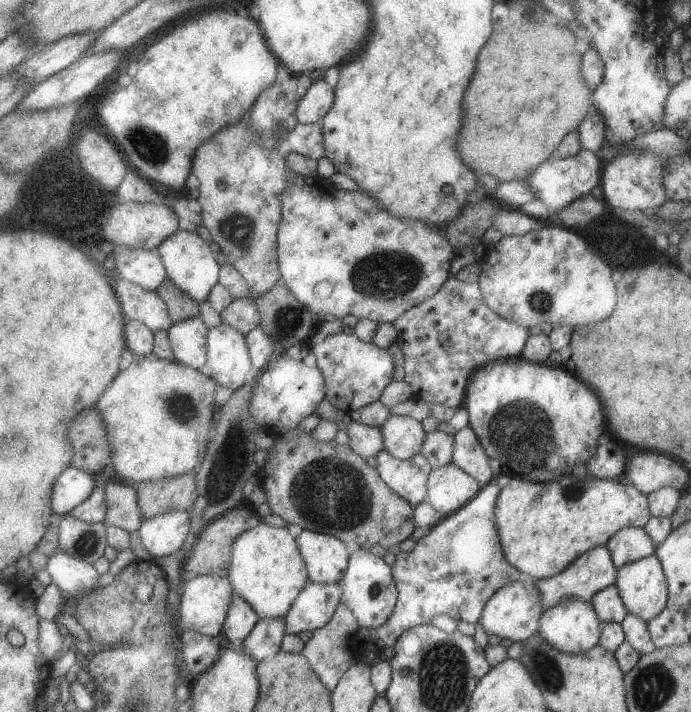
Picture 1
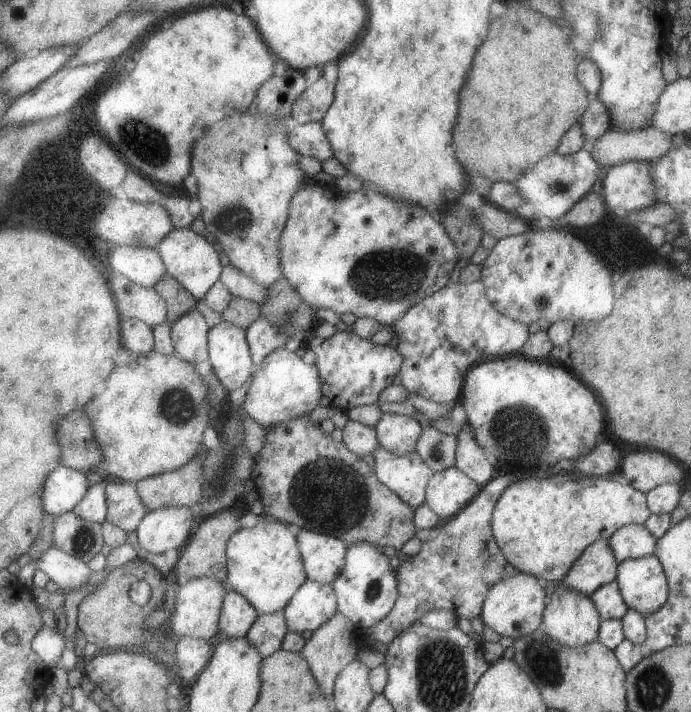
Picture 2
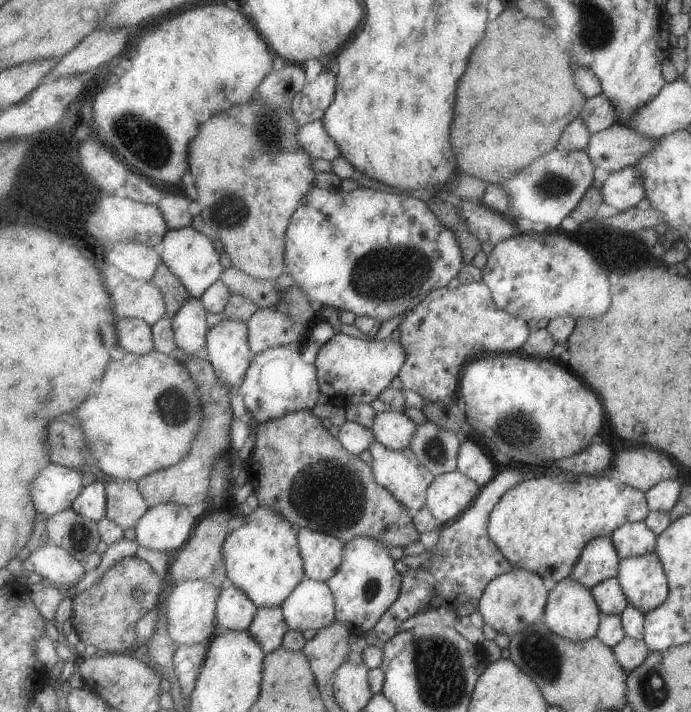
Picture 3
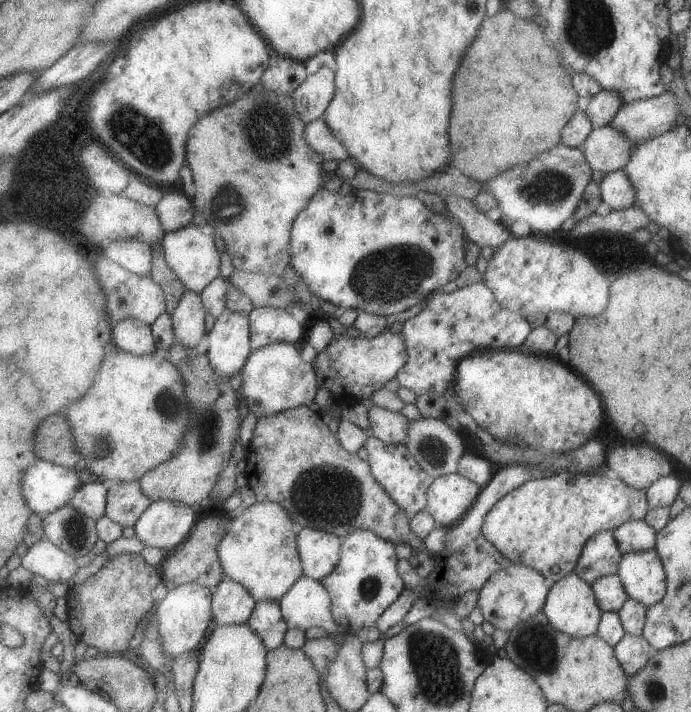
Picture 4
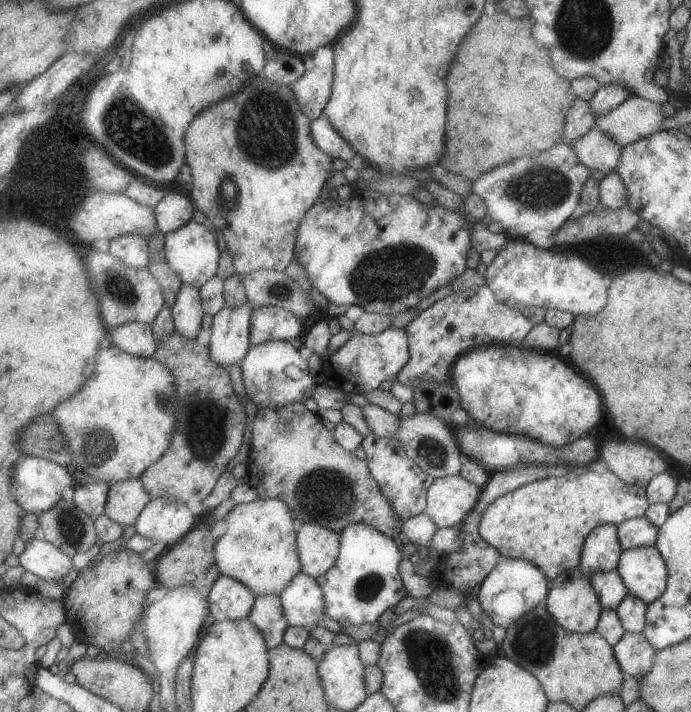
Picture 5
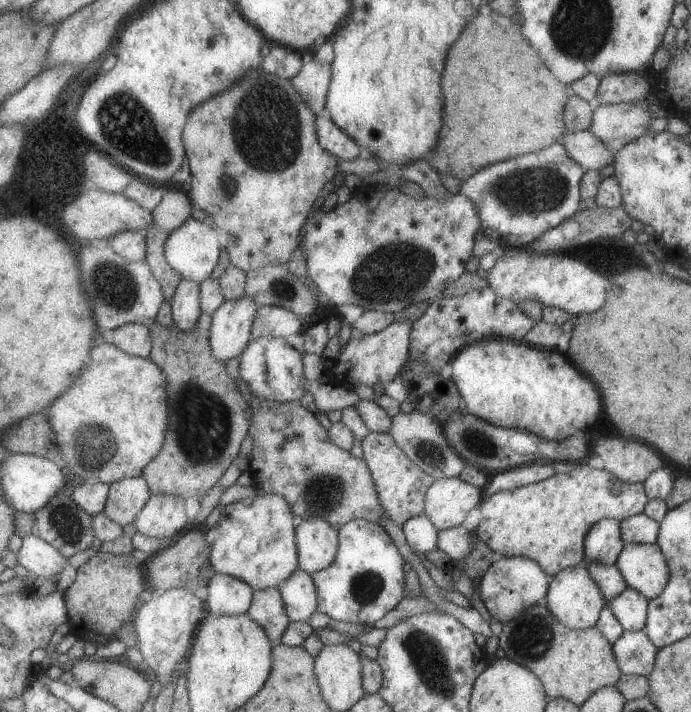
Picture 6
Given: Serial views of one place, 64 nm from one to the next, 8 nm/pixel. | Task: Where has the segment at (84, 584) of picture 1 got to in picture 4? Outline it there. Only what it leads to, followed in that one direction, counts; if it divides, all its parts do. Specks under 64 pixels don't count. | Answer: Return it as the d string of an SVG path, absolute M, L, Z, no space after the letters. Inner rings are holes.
M46 538L31 546L21 560L25 569L44 577L50 583L70 584L71 578L81 568L75 562L74 556Z

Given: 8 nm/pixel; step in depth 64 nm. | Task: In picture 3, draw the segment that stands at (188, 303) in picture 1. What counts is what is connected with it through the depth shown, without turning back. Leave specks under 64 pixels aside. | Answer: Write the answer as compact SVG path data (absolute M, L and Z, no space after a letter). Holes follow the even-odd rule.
M165 261L161 262L153 284L163 292L163 296L166 296L167 315L169 315L169 318L174 319L181 312L181 308L191 300L191 292L181 282L181 279L169 270Z

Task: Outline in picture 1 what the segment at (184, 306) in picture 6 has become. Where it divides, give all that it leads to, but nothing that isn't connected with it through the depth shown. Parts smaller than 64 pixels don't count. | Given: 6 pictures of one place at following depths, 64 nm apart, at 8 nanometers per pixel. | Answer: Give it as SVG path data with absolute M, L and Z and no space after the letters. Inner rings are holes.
M201 316L174 323L168 330L174 359L196 369L207 364L209 330Z

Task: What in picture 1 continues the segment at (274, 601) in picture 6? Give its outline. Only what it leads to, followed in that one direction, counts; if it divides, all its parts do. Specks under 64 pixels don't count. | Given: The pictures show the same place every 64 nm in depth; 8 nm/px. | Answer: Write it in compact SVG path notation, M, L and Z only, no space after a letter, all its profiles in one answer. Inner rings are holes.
M264 618L253 628L253 632L241 642L241 652L262 660L277 656L287 636L286 618Z

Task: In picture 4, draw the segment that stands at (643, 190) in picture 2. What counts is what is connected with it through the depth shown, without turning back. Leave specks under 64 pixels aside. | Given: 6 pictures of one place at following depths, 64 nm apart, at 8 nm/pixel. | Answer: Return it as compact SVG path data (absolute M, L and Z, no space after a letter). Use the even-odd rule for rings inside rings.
M623 170L605 173L598 187L602 201L610 209L621 210L634 205L635 188Z

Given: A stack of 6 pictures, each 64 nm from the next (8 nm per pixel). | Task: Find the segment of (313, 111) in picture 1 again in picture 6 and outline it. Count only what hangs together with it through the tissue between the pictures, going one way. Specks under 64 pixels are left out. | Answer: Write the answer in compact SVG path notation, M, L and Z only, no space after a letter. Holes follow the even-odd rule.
M314 53L301 72L292 80L301 98L315 110L317 116L326 114L326 104L331 90L333 65L321 62Z

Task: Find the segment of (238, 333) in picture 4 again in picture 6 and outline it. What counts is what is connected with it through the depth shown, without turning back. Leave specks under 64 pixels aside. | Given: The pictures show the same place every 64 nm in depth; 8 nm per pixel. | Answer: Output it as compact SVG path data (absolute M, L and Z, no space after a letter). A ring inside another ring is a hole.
M249 296L241 300L226 300L225 304L212 314L211 346L219 360L241 360L247 346L254 340L255 316L260 306Z

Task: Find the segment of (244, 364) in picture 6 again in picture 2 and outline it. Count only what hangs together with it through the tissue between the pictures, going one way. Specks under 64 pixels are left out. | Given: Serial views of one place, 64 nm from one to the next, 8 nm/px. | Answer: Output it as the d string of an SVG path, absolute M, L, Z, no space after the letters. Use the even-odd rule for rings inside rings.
M284 348L269 354L263 364L255 368L247 386L245 413L265 429L287 424L289 420L299 416L309 416L325 396L323 380L316 363L307 364L299 354Z

